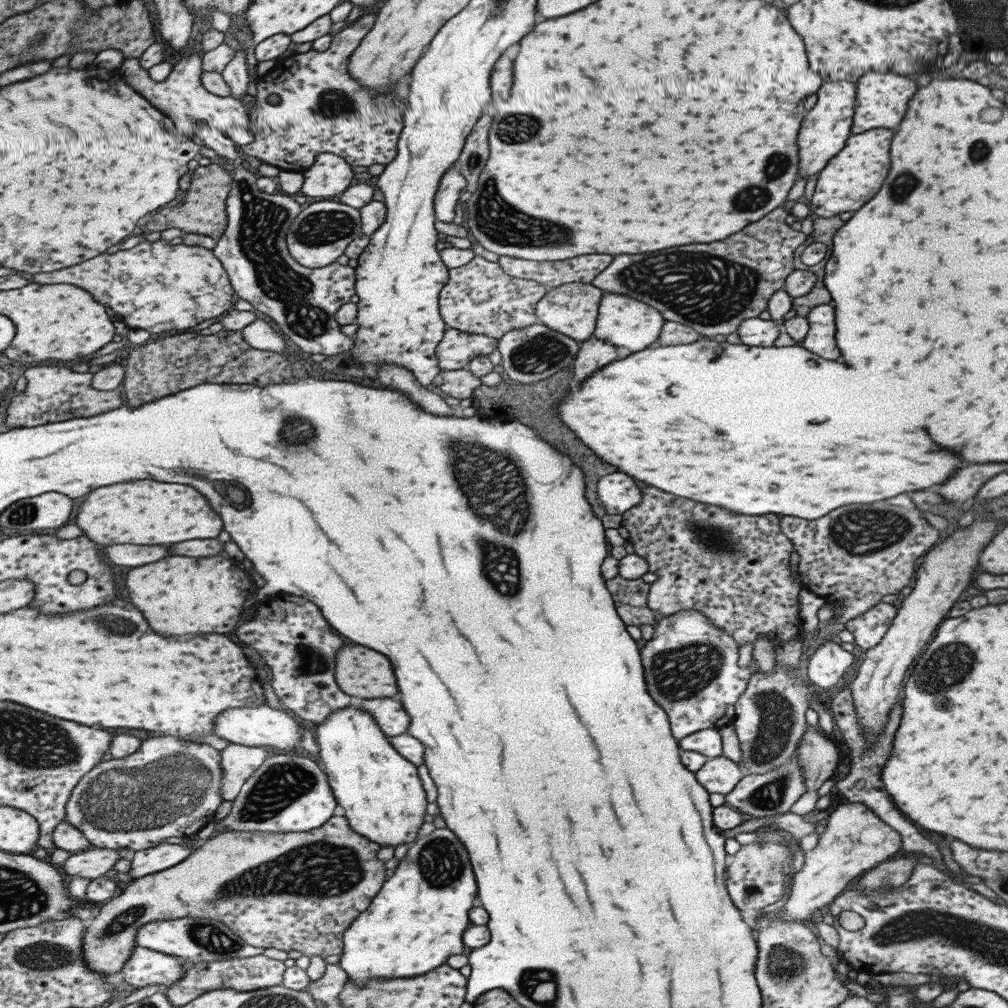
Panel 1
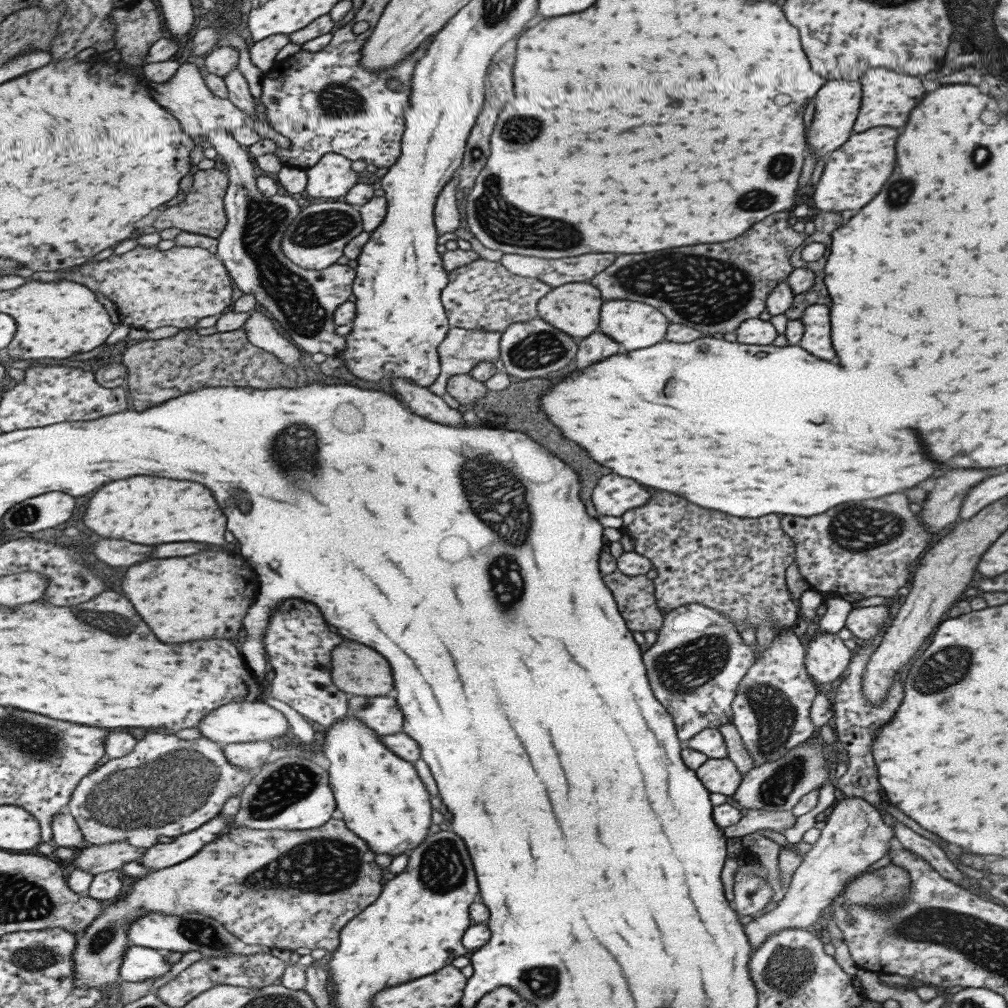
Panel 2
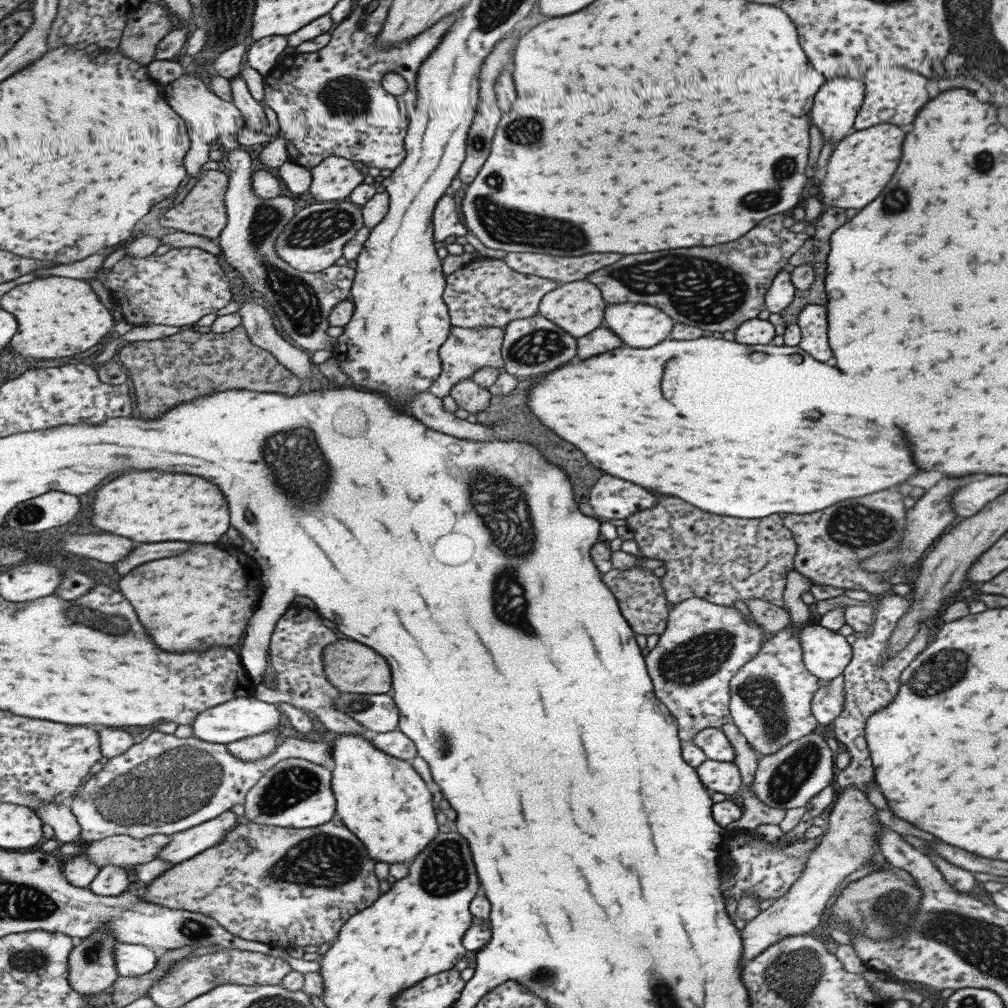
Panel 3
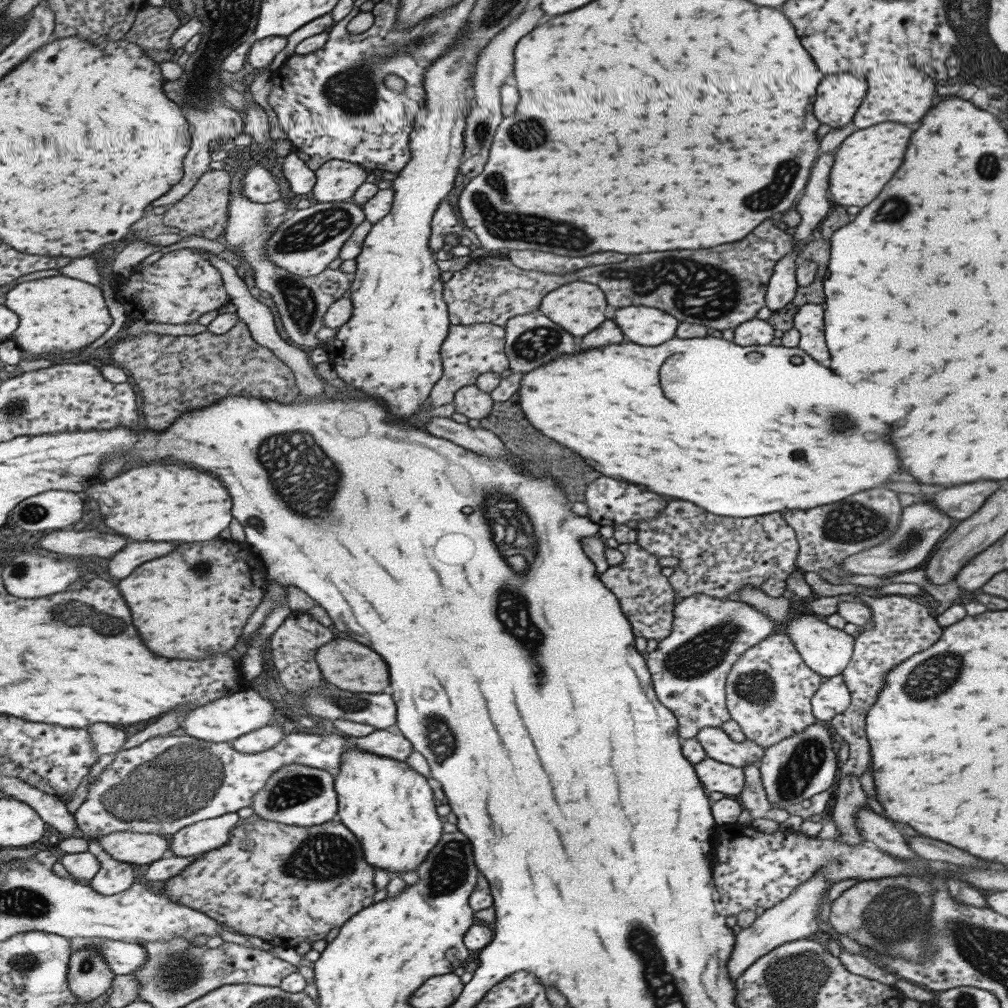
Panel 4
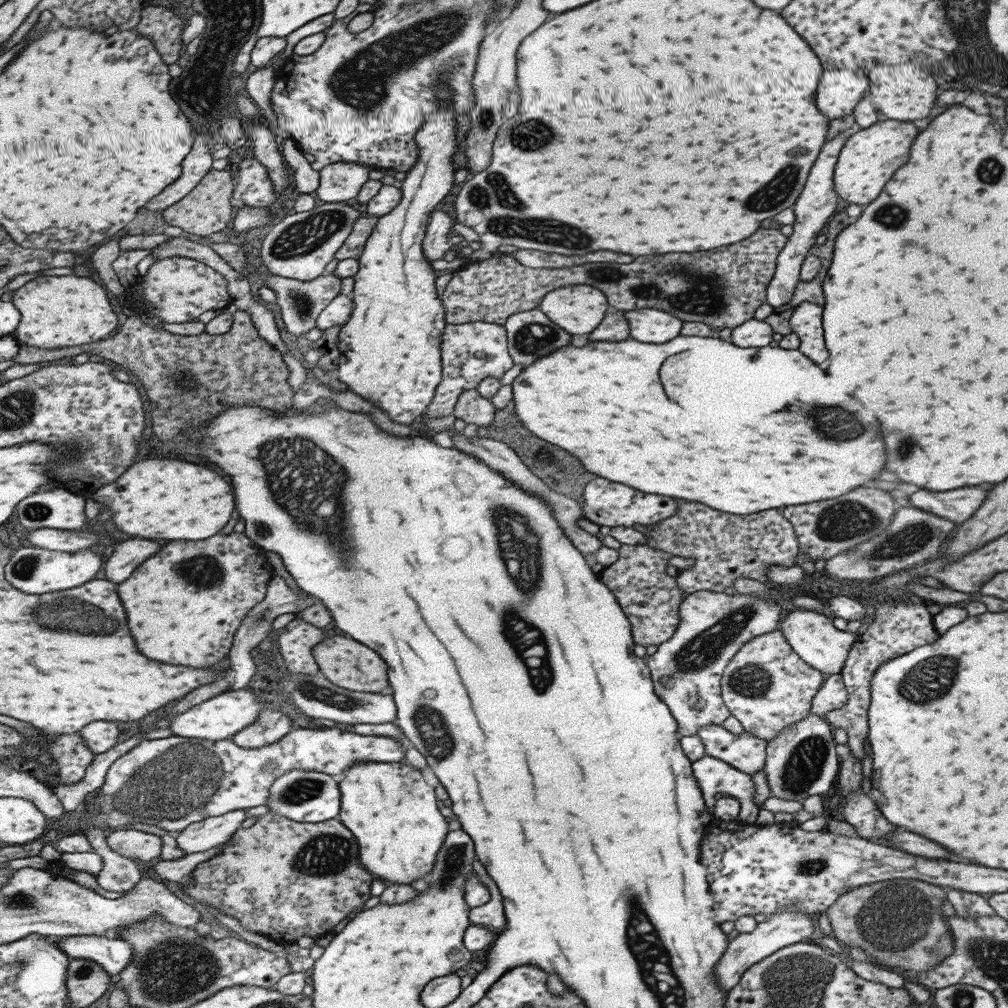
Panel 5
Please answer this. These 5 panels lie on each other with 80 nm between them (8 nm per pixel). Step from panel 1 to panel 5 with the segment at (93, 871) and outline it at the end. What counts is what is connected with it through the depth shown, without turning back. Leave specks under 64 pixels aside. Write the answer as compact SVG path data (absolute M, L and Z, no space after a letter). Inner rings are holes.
M119 829L108 833L108 845L125 858L141 860L147 864L158 861L163 848L161 836L135 829Z

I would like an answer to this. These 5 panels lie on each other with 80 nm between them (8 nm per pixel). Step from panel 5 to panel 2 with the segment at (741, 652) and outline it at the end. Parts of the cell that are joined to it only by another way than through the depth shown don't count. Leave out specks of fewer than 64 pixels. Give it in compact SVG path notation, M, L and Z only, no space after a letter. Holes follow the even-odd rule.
M789 628L776 631L762 657L756 657L739 681L730 706L730 723L750 754L753 767L781 758L790 748L816 735L809 720L810 706L818 693L813 683L804 667L803 640Z

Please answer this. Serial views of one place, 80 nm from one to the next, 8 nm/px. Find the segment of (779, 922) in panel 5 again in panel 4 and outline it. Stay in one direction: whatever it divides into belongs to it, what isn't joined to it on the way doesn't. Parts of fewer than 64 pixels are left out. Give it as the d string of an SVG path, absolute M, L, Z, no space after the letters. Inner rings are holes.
M817 871L813 873L812 877L809 877L807 881L803 881L797 886L797 888L782 901L777 902L777 904L771 908L763 910L761 915L756 916L754 921L747 926L747 928L742 928L735 936L735 943L733 943L729 961L725 963L725 972L727 972L730 981L734 982L753 962L757 961L757 958L768 954L771 950L777 948L777 946L783 946L787 944L787 942L793 942L793 940L810 938L818 933L818 904L820 904L820 898L822 898L826 886L830 886L830 884L826 881L826 878Z

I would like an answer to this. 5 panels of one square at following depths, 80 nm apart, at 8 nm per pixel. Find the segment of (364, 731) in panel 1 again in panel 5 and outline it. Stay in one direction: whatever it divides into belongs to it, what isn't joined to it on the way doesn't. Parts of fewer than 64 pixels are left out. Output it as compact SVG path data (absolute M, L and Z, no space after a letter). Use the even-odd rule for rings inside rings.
M361 762L349 767L340 782L342 809L339 819L347 825L360 844L360 861L373 870L377 879L389 884L411 884L432 871L437 853L449 834L449 821L437 806L435 786L428 783L425 773L407 762Z

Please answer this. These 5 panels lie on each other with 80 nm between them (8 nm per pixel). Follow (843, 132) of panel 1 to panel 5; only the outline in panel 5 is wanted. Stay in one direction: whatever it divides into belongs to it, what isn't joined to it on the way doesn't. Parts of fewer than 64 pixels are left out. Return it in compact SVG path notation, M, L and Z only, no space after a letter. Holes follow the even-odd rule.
M863 70L822 71L815 106L827 118L847 116L863 98L869 83L867 72Z

